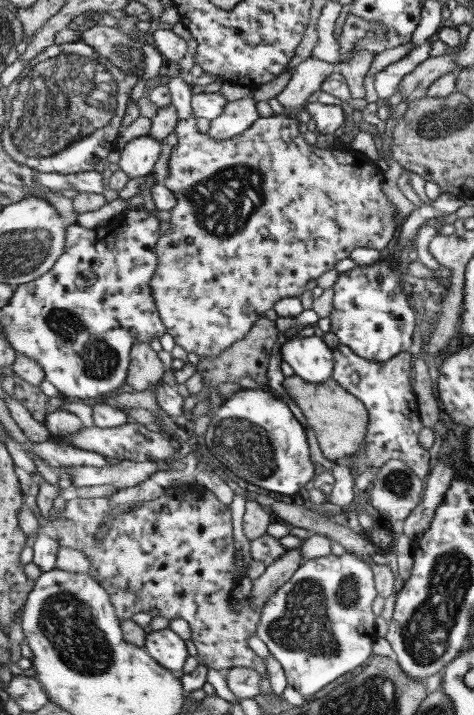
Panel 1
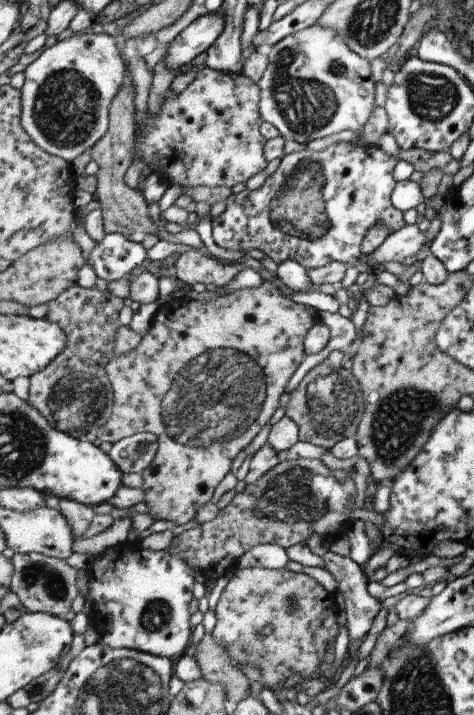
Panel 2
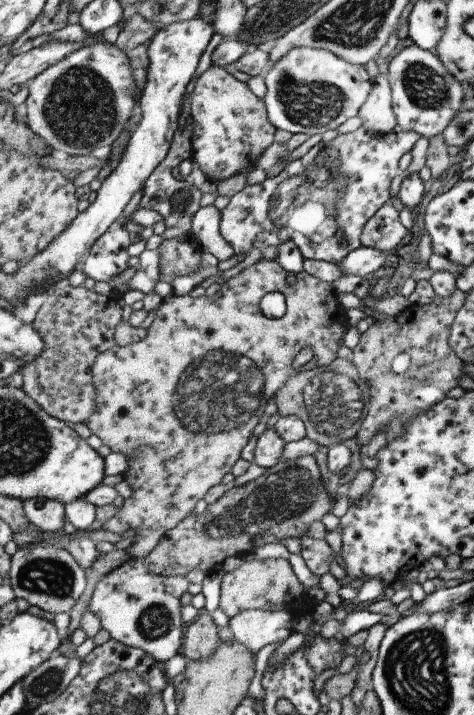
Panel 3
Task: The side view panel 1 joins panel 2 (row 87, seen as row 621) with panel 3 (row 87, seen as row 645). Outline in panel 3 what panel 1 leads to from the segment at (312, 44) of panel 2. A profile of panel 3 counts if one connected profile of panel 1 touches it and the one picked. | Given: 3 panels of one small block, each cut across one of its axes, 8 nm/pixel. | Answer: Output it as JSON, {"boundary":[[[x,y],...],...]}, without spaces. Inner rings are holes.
{"boundary":[[[300,47],[290,51],[285,58],[274,64],[264,81],[267,92],[263,100],[270,122],[275,129],[282,129],[291,134],[304,133],[308,136],[320,134],[323,137],[327,130],[335,131],[341,124],[345,124],[347,120],[360,114],[375,84],[374,78],[371,78],[365,66],[346,62],[329,49],[313,49],[312,47]]]}

